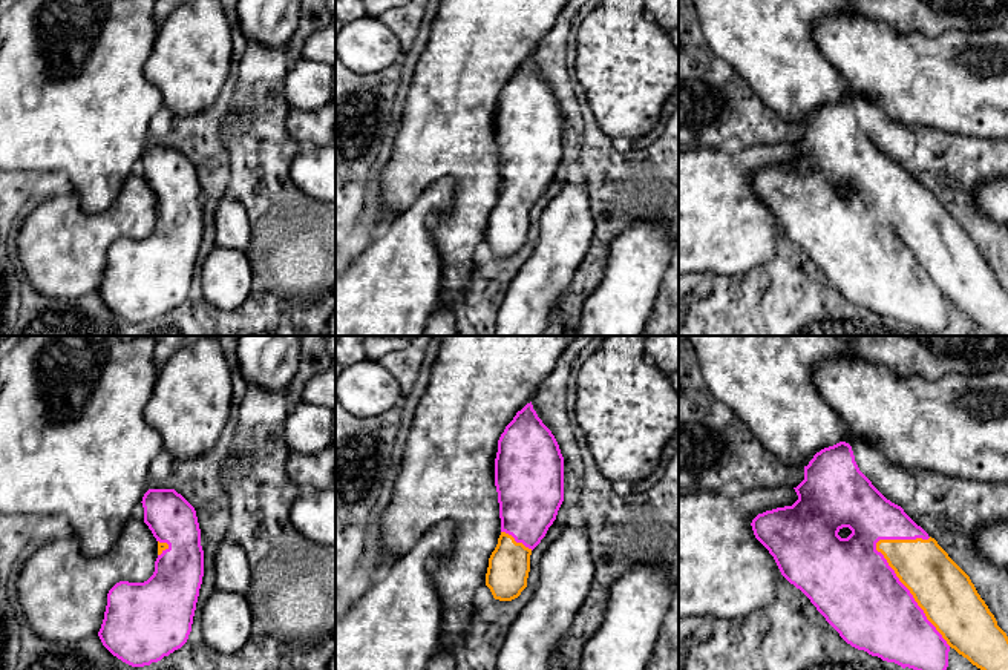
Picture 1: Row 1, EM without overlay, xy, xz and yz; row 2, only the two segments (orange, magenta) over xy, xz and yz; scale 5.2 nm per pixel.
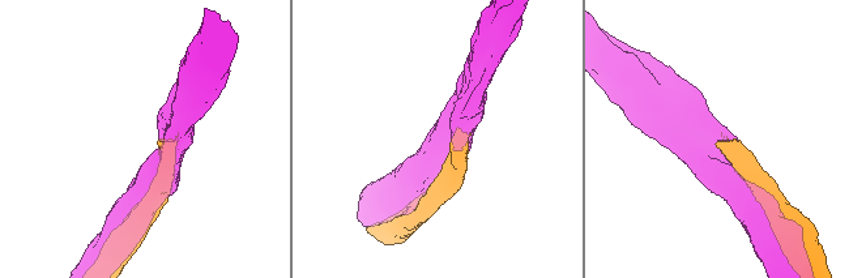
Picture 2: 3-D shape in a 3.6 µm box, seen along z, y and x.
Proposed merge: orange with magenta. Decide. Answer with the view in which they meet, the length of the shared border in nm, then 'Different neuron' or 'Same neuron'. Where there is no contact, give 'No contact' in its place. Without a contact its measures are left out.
Touches orange in yz. Shared border 700 nm. Same neuron

